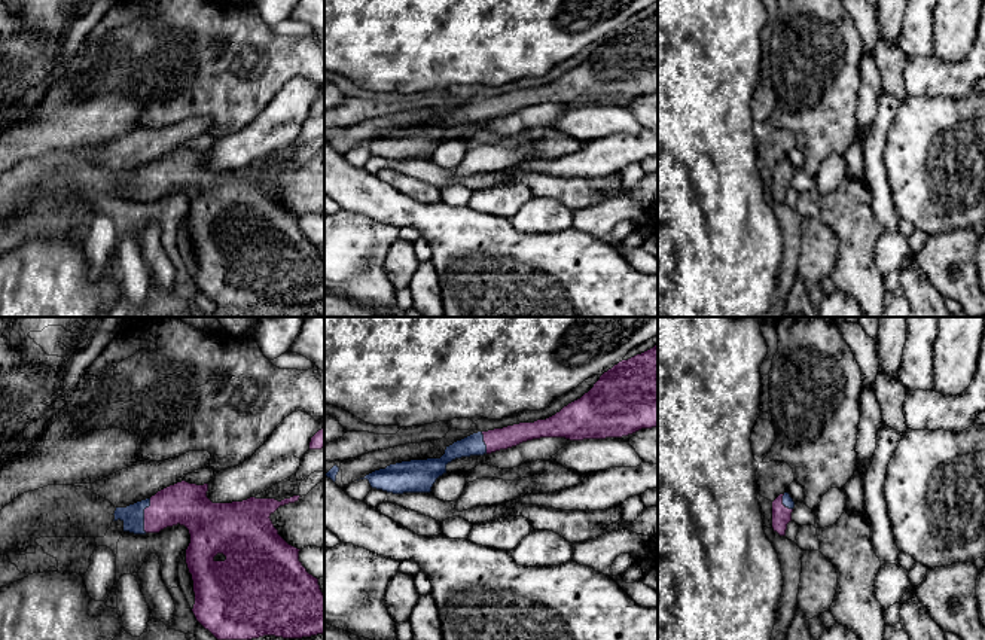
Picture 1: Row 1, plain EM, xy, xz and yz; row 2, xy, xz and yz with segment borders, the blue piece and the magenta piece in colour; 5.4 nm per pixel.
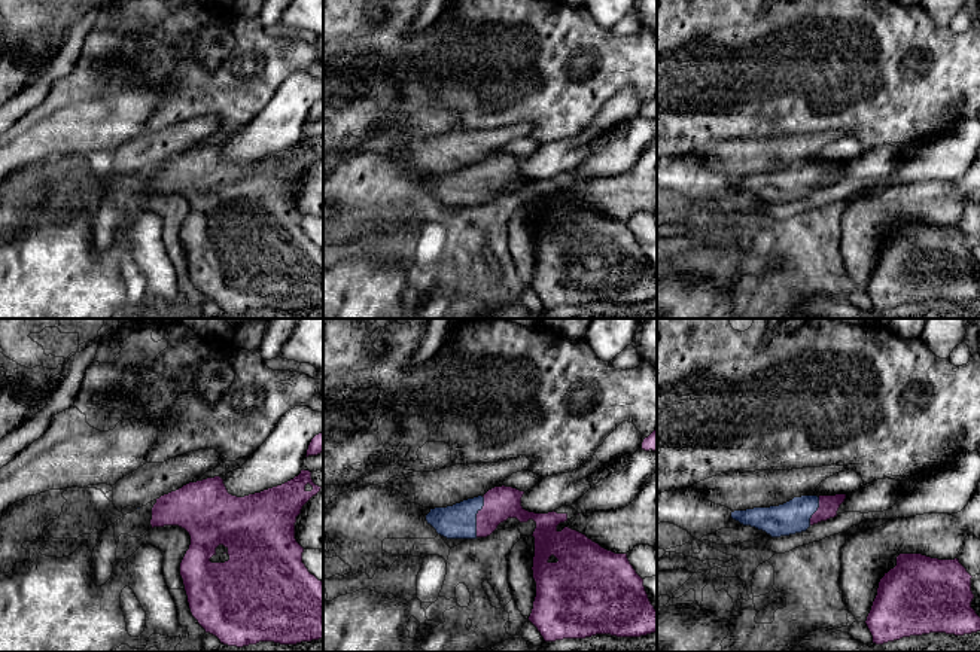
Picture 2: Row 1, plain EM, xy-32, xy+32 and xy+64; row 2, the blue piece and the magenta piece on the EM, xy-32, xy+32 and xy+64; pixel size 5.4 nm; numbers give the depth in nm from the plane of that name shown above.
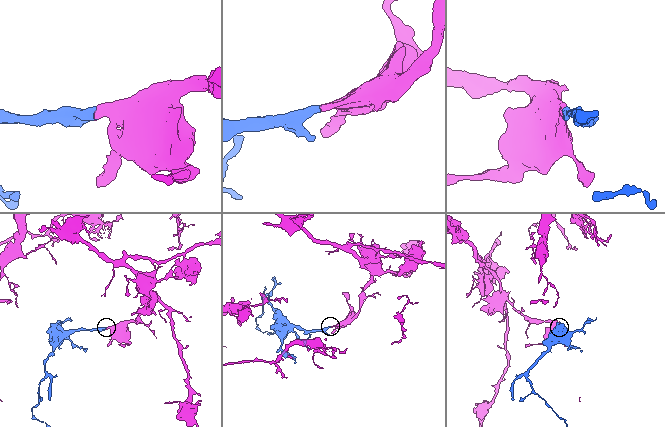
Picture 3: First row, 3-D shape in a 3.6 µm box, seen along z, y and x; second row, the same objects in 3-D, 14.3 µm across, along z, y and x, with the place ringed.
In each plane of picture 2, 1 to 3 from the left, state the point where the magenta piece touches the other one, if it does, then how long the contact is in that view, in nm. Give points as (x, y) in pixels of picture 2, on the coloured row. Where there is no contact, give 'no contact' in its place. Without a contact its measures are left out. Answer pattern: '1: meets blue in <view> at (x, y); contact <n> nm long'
1: no contact
2: meets blue in xy+32 at (475, 517); contact 220 nm long
3: meets blue in xy+64 at (816, 509); contact 160 nm long

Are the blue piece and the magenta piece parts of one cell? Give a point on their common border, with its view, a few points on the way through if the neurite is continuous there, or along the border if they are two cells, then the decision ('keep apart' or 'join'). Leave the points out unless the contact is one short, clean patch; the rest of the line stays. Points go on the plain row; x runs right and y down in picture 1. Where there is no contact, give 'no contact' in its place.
xy (143, 182) | across xy (133, 182), (143, 182), (183, 170) | join

